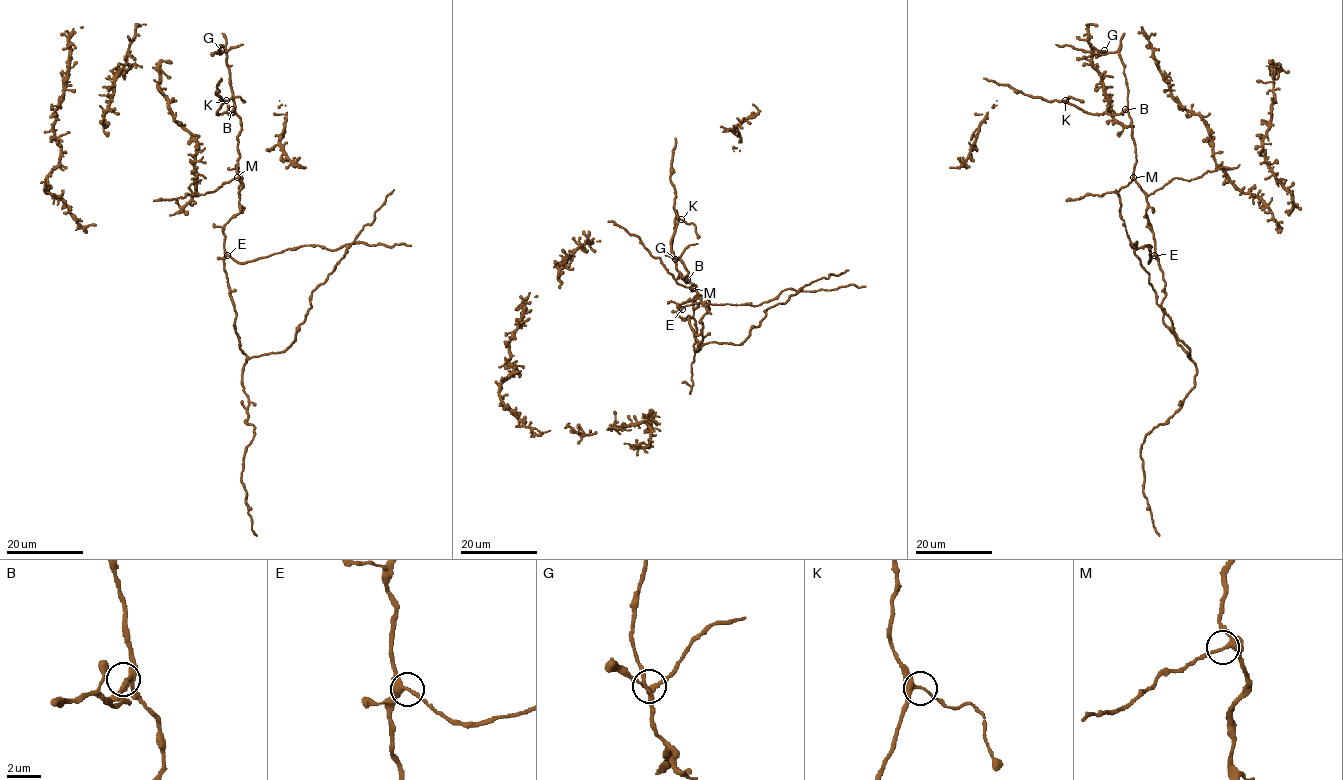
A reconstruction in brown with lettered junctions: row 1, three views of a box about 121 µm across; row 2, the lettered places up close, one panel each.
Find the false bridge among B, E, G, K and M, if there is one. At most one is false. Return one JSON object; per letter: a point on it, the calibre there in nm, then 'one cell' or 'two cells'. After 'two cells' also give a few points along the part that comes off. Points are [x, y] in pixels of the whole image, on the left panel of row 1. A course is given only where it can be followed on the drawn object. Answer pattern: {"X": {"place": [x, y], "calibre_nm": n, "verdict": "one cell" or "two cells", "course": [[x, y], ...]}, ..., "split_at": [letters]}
{"B": {"place": [232, 109], "calibre_nm": 280, "verdict": "one cell"}, "E": {"place": [227, 255], "calibre_nm": 320, "verdict": "one cell"}, "G": {"place": [221, 50], "calibre_nm": 200, "verdict": "one cell"}, "K": {"place": [226, 100], "calibre_nm": 240, "verdict": "one cell"}, "M": {"place": [237, 177], "calibre_nm": 280, "verdict": "one cell"}, "split_at": []}

